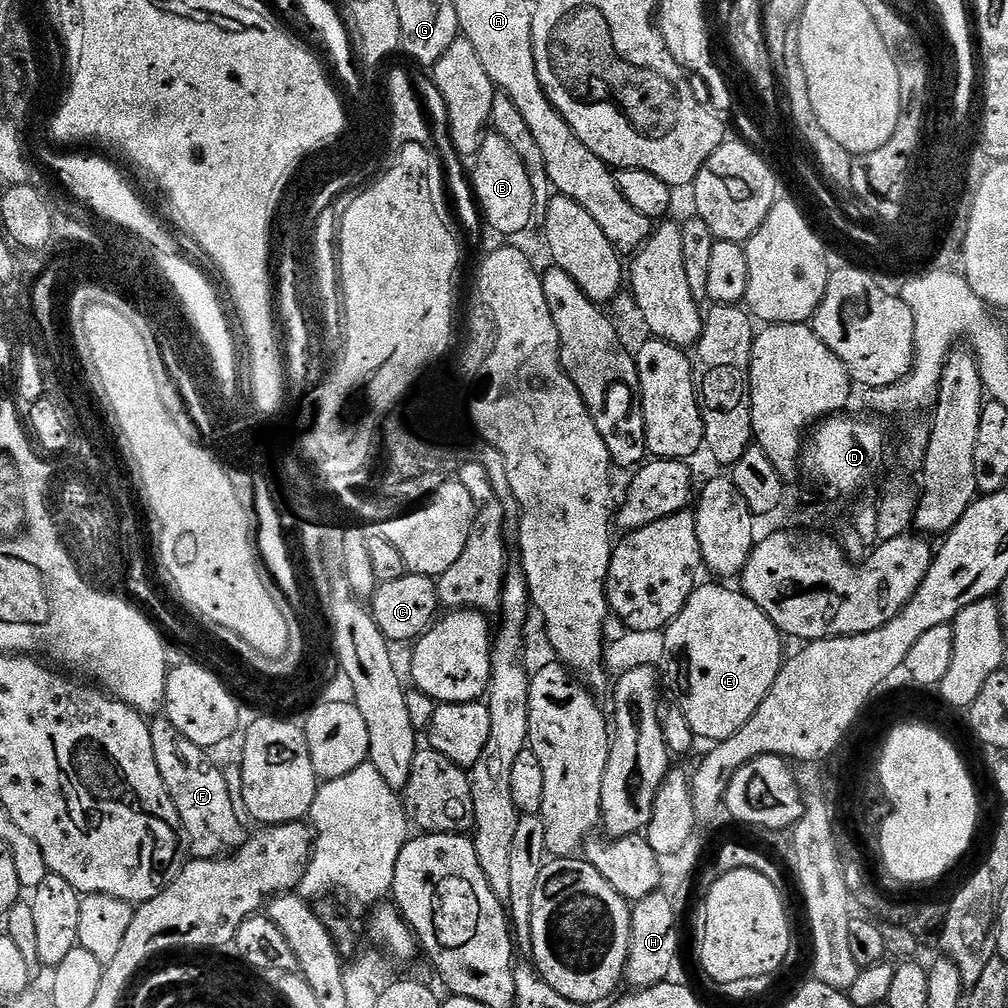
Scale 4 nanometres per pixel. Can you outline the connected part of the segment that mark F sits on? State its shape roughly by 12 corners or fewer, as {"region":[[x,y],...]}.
{"region":[[167,716],[154,759],[187,851],[217,860],[245,842],[223,767]]}

